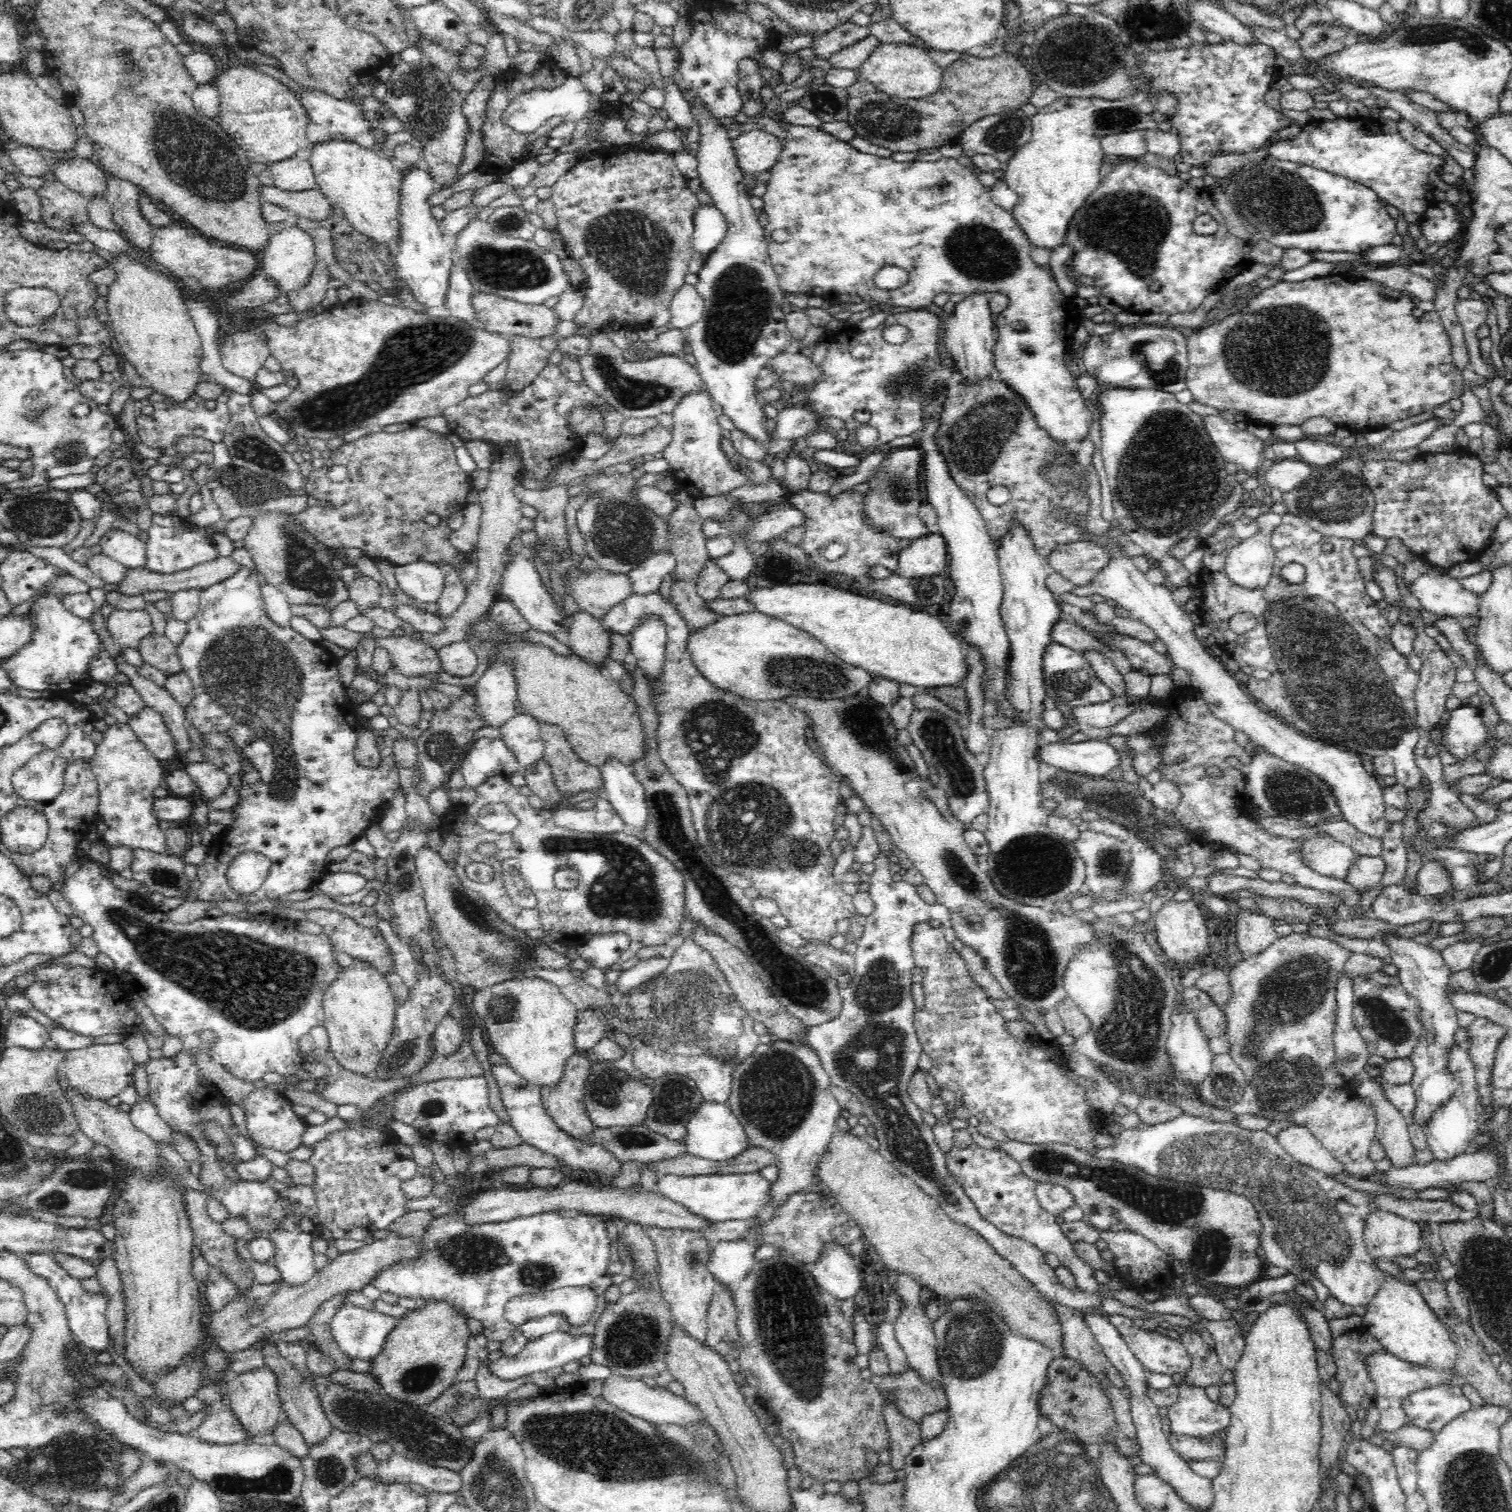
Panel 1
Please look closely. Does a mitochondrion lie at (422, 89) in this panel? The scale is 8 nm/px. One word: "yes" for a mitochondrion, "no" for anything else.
yes

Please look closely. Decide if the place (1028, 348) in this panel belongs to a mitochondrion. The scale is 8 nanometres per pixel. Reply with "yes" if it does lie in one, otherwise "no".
yes

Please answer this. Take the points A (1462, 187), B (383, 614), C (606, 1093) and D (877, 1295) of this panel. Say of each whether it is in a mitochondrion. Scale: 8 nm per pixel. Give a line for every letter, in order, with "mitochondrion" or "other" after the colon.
A: other
B: other
C: mitochondrion
D: other

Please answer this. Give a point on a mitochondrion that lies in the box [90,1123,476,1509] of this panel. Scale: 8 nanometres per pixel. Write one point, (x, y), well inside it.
(422, 1436)

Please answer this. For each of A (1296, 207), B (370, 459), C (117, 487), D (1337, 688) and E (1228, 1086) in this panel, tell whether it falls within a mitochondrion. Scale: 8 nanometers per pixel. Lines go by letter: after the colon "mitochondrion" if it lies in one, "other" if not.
A: mitochondrion
B: mitochondrion
C: other
D: mitochondrion
E: mitochondrion

